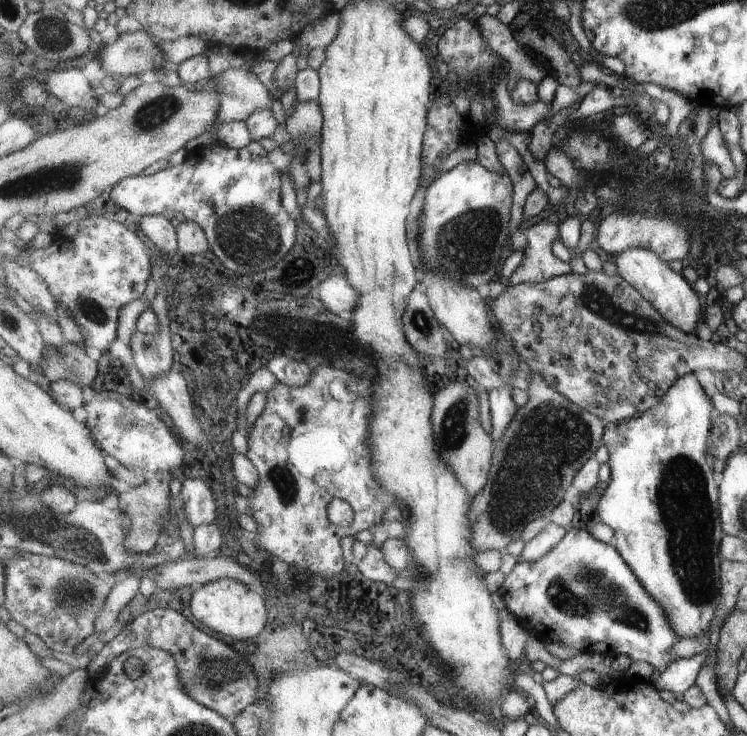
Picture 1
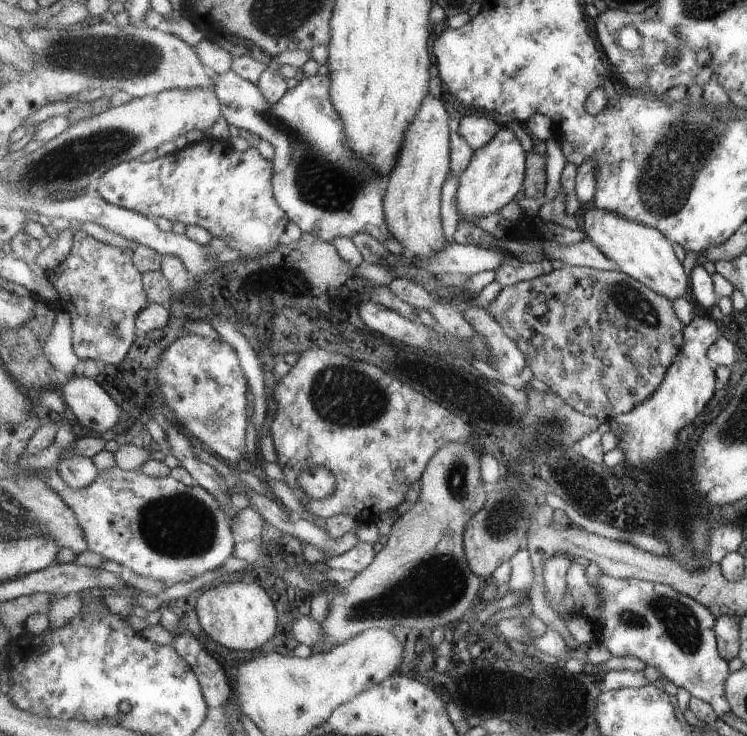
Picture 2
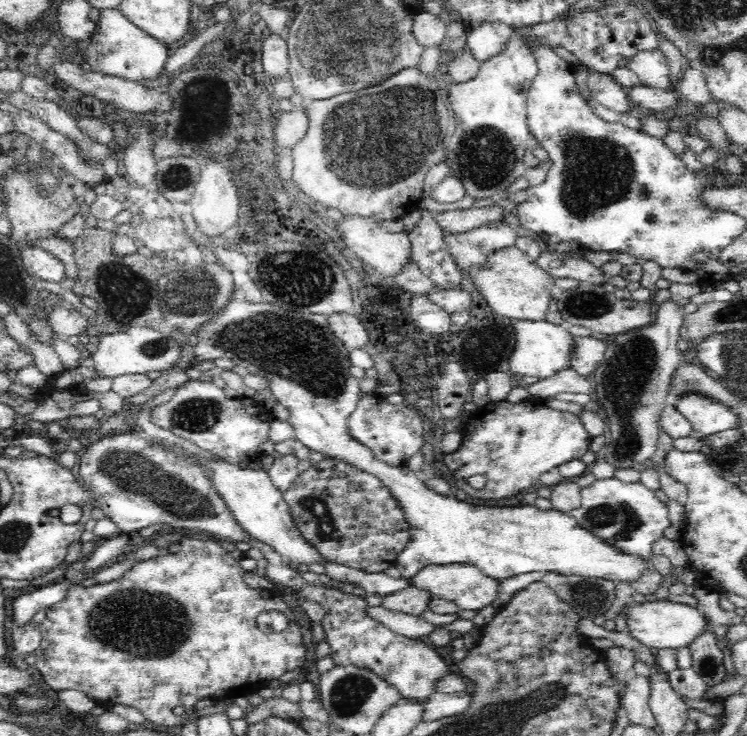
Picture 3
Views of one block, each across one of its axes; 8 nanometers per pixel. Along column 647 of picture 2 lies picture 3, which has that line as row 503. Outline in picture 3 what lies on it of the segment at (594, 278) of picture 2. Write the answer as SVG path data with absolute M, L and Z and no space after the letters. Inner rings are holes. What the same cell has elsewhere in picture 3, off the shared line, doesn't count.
M327 455L317 464L310 464L306 471L298 473L294 483L282 493L282 498L286 501L290 518L302 538L310 544L310 548L316 549L322 558L335 565L344 565L367 573L386 572L386 568L395 564L398 555L409 544L410 523L390 488L386 487L377 475L340 458L330 458Z

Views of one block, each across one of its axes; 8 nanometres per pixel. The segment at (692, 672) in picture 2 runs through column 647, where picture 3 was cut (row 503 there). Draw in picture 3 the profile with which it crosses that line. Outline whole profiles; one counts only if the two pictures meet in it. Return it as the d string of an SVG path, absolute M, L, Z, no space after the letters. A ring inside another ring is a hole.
M616 478L597 480L581 491L581 504L568 512L582 529L614 546L618 553L648 562L652 556L652 544L662 538L666 528L672 526L668 507L654 491L642 483L625 484Z

